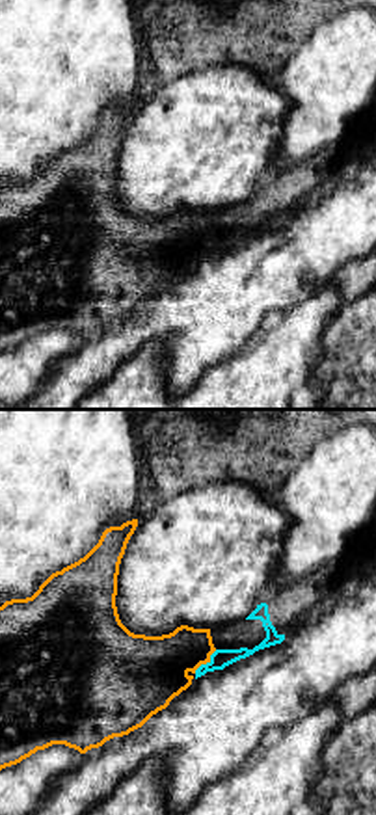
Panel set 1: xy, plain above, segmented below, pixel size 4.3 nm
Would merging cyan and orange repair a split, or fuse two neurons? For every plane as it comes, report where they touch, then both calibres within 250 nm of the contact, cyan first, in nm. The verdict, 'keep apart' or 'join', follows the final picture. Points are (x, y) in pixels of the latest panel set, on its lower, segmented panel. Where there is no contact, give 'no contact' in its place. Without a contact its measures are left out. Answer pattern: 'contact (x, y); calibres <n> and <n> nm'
contact (207, 663); calibres 80 and 300 nm

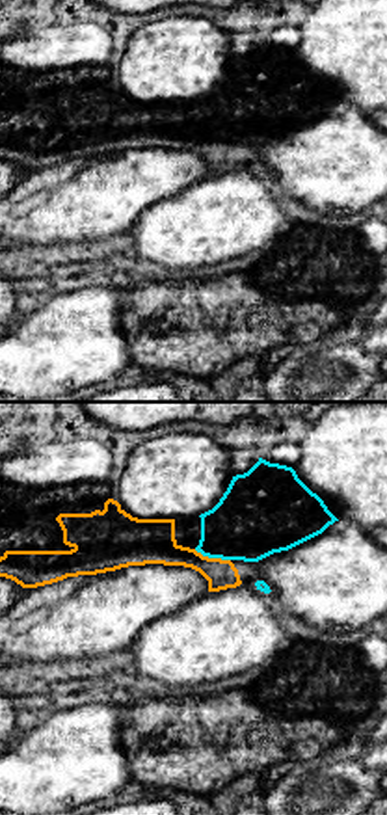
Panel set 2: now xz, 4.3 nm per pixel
contact (213, 557); calibres 340 and 170 nm

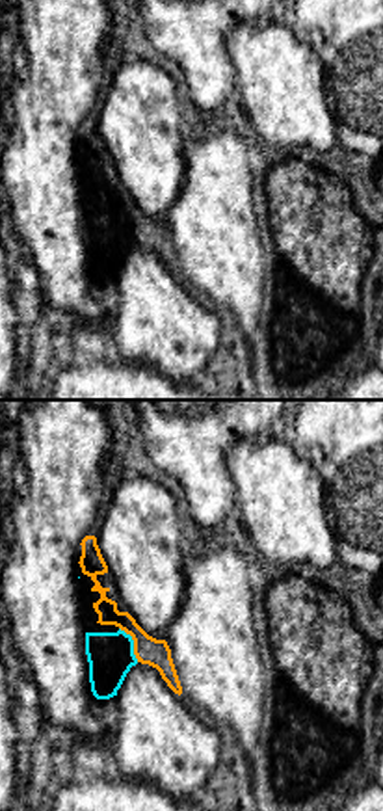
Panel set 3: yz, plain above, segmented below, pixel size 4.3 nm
contact (132, 644); calibres 200 and 120 nm

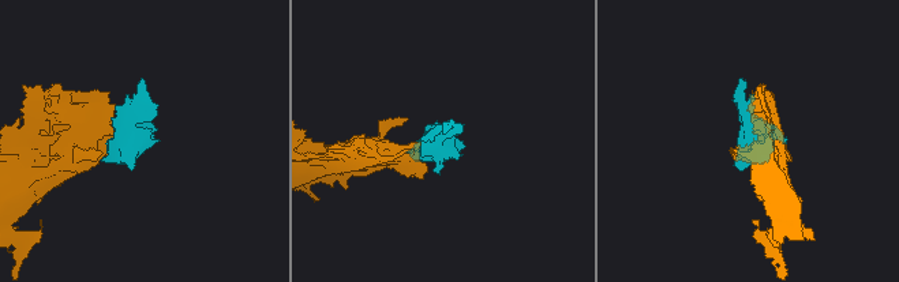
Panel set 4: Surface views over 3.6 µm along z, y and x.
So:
join

